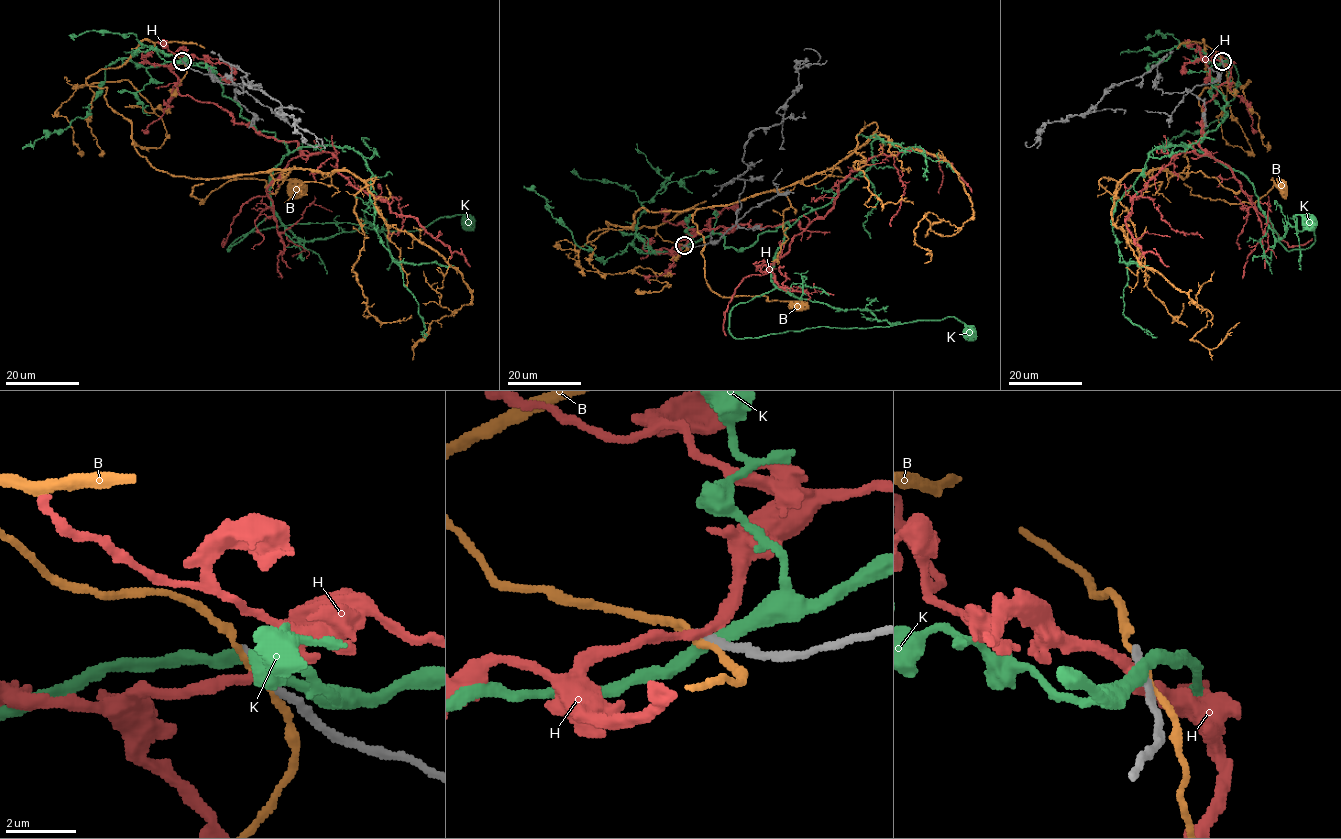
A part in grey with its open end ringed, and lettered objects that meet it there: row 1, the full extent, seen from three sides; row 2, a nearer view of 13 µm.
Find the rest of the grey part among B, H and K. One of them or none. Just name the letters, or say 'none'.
B

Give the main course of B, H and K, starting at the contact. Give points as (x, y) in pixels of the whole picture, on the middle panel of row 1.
B: (684, 245), (648, 226), (588, 238), (642, 208), (707, 207), (692, 222), (714, 292), (799, 309)
H: (685, 245), (672, 253), (704, 229), (805, 228), (880, 155), (944, 157), (972, 192)
K: (685, 245), (712, 233), (742, 251), (788, 224), (775, 287), (730, 311), (736, 338), (948, 317), (968, 335)

